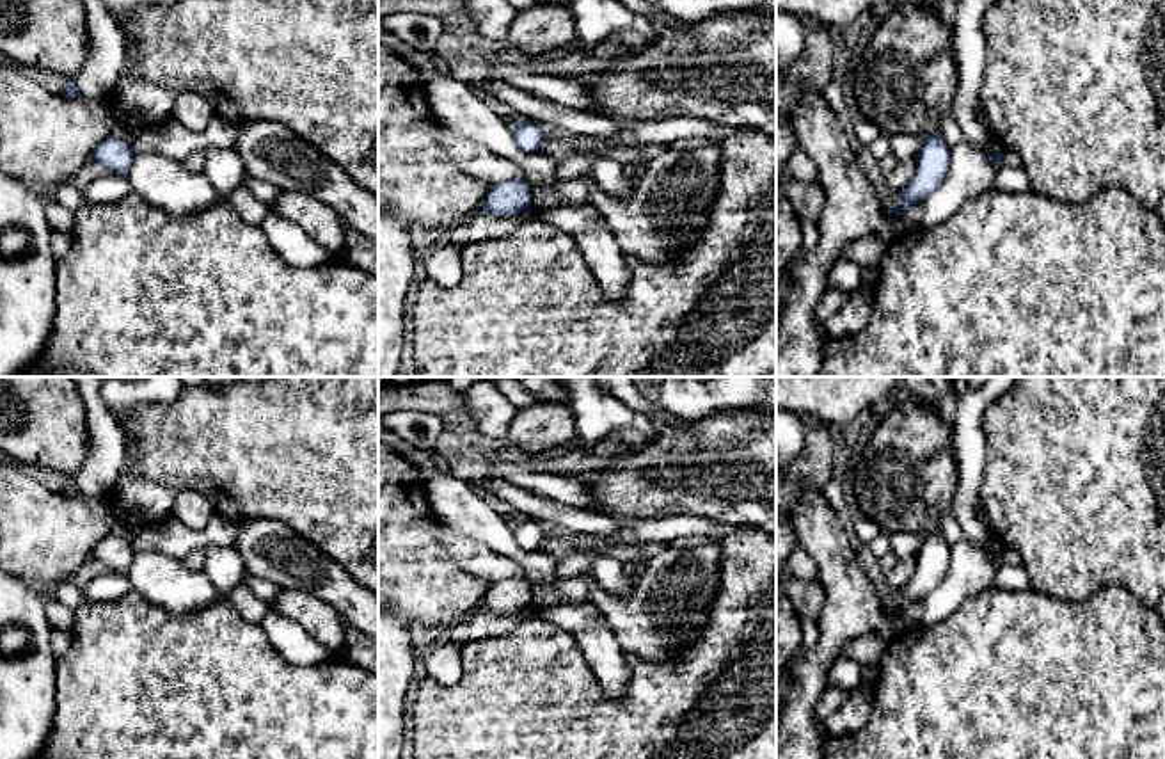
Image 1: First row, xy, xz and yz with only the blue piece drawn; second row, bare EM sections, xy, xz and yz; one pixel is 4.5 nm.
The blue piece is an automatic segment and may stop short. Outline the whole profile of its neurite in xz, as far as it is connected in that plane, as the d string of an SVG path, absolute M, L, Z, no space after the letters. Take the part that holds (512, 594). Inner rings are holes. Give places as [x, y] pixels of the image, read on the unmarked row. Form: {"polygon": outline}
{"polygon": "M504 578L487 590L483 599L485 613L510 615L531 606L531 585L524 578Z"}

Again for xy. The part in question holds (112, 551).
{"polygon": "M107 533L91 551L91 556L99 560L108 571L126 572L133 560L133 547L121 537Z"}

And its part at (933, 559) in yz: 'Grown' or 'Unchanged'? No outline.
Unchanged

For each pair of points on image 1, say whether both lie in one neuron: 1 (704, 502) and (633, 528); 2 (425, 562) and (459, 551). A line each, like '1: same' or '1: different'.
1: different
2: different

